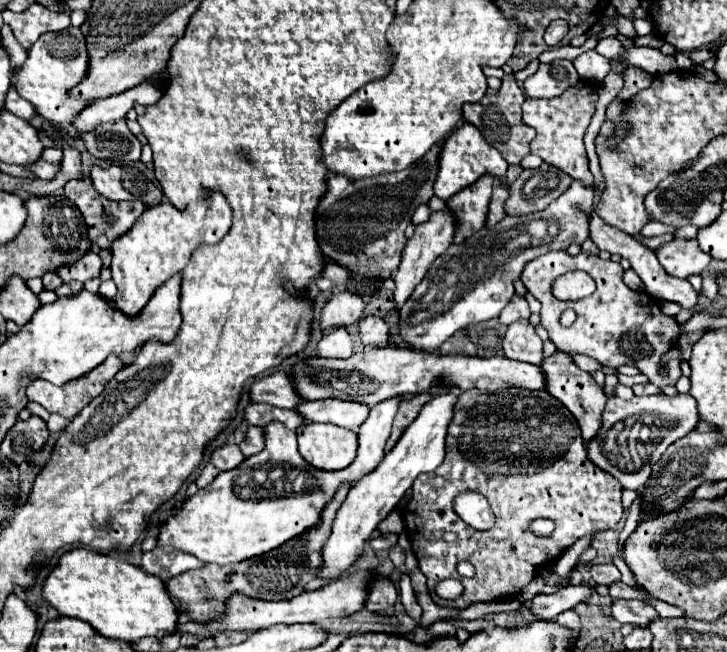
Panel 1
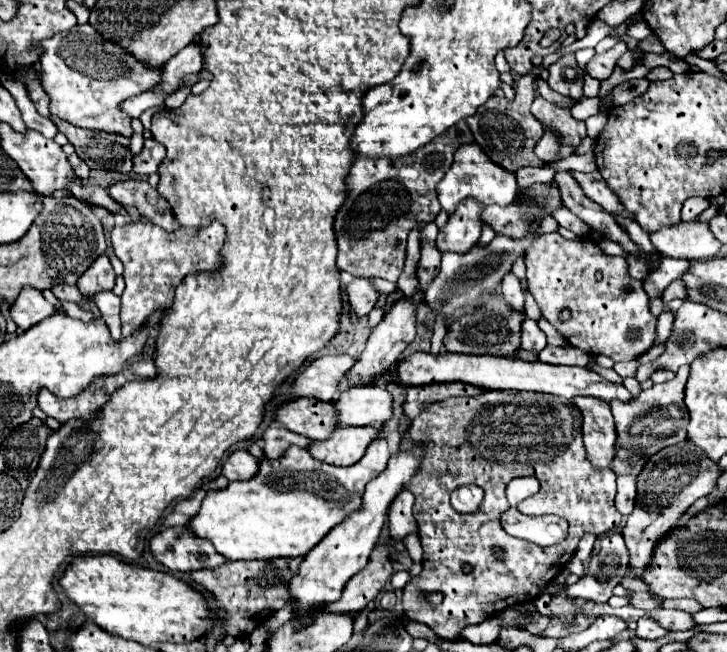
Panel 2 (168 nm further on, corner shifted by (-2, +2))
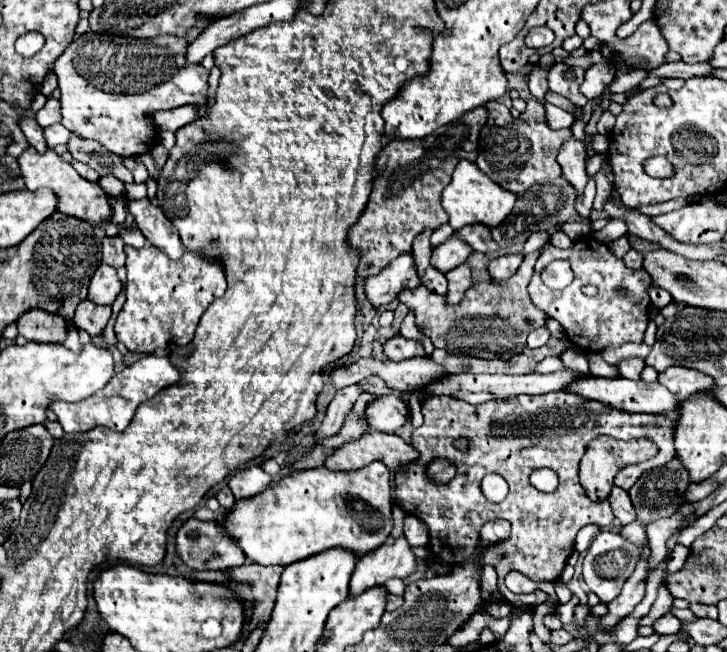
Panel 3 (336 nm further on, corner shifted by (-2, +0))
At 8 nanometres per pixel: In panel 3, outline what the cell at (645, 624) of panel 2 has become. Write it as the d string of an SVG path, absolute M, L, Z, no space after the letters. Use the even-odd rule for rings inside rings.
M669 612L669 614L665 614L663 618L659 618L653 628L655 628L659 634L677 634L677 632L681 630L681 620L675 618L675 616Z

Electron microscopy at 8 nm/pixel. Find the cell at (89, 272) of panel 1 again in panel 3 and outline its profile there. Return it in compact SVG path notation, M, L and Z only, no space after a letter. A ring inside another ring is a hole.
M101 264L91 278L89 300L95 304L111 306L119 292L121 292L121 280L117 278L117 270L107 264Z

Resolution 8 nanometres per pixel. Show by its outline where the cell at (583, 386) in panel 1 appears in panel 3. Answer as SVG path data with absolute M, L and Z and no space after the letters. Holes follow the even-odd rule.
M597 436L589 446L587 446L587 452L585 456L581 458L581 468L579 468L579 480L581 480L581 486L585 488L587 496L591 500L607 500L609 494L611 494L611 488L613 488L613 478L619 470L623 470L625 466L631 466L631 464L639 464L639 462L645 462L649 458L653 458L657 454L657 444L651 442L651 440L632 440L630 442L624 442L615 440L611 436Z

